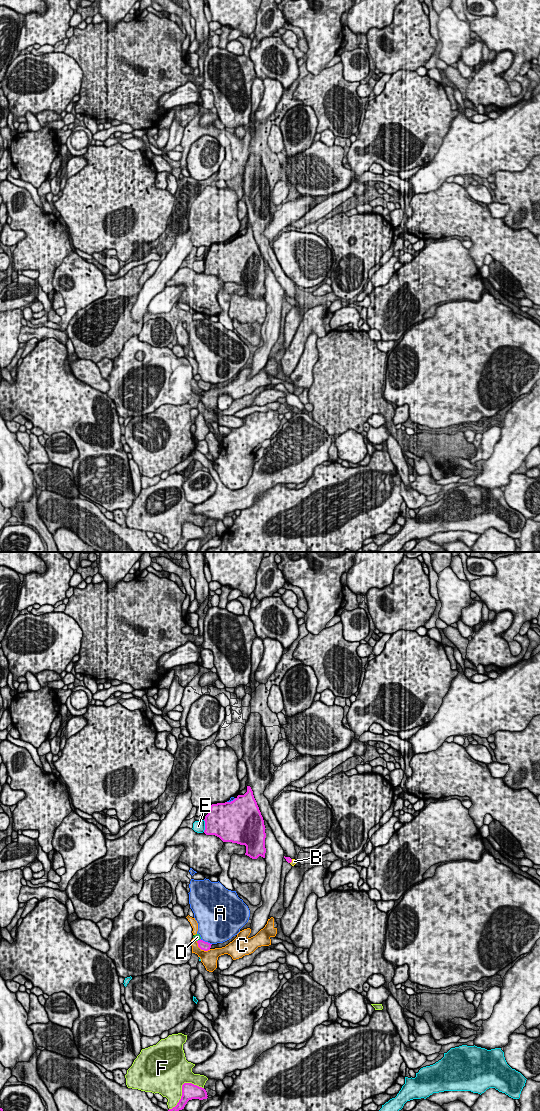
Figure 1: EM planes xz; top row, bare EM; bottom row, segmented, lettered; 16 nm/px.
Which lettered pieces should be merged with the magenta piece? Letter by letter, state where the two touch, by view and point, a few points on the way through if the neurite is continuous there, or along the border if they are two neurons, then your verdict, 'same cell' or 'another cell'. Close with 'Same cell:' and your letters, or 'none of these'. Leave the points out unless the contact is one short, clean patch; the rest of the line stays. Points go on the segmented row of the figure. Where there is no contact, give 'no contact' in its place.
A: meets magenta in xz at (206, 942); another cell
B: meets magenta in xz at (291, 861); runs through xz (288, 859), (291, 861), (294, 861); same cell
C: meets magenta in xz at (202, 949); another cell
D: meets magenta in xz at (198, 940); another cell
E: meets magenta in xz at (205, 826); another cell
F: meets magenta in xz at (182, 1088); another cell
Same cell: B

